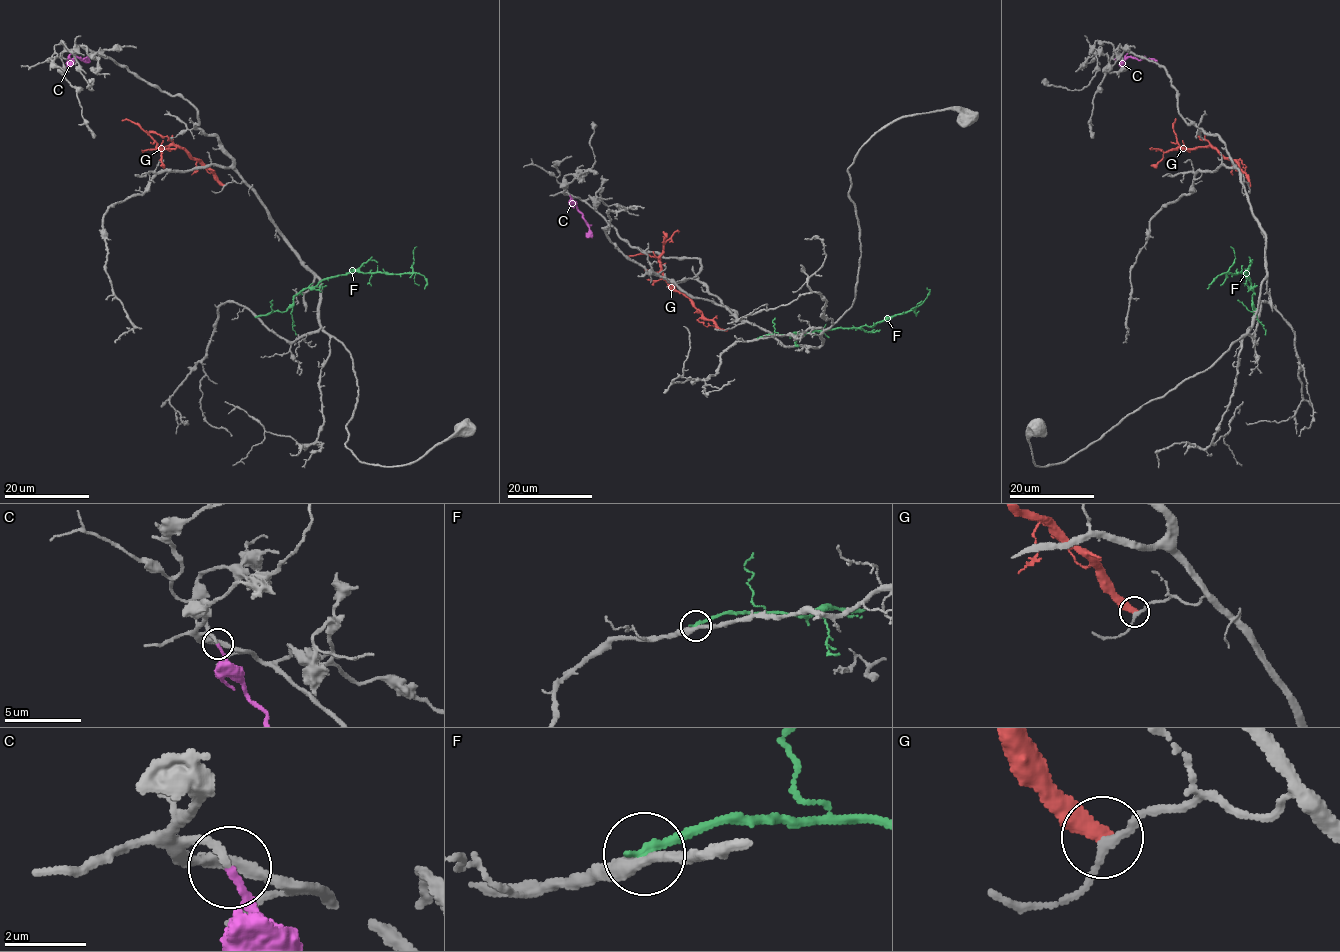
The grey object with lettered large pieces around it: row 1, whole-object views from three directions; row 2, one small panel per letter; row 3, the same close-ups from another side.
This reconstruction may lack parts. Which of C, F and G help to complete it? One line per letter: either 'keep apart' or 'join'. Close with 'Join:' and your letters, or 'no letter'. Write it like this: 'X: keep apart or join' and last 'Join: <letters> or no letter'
C: join
F: keep apart
G: keep apart
Join: C

